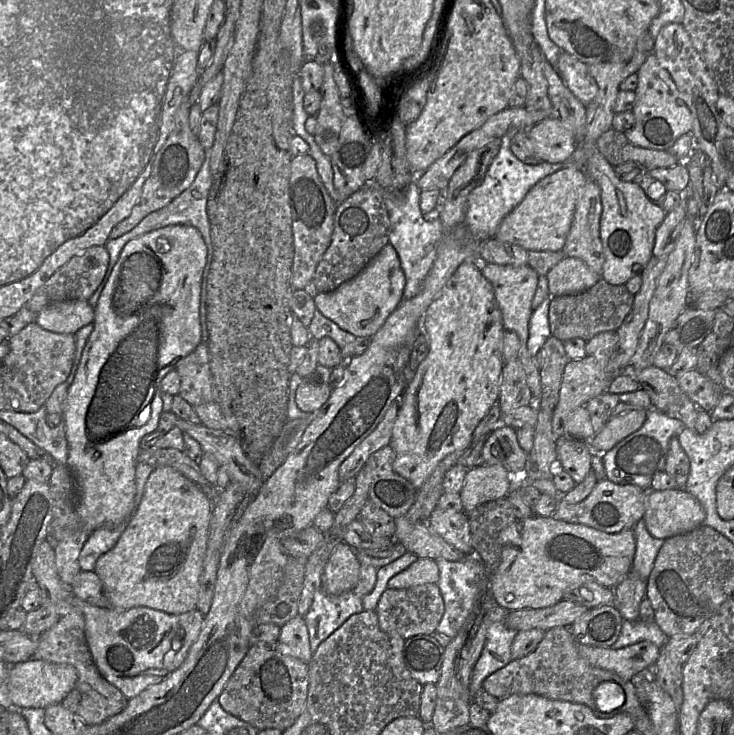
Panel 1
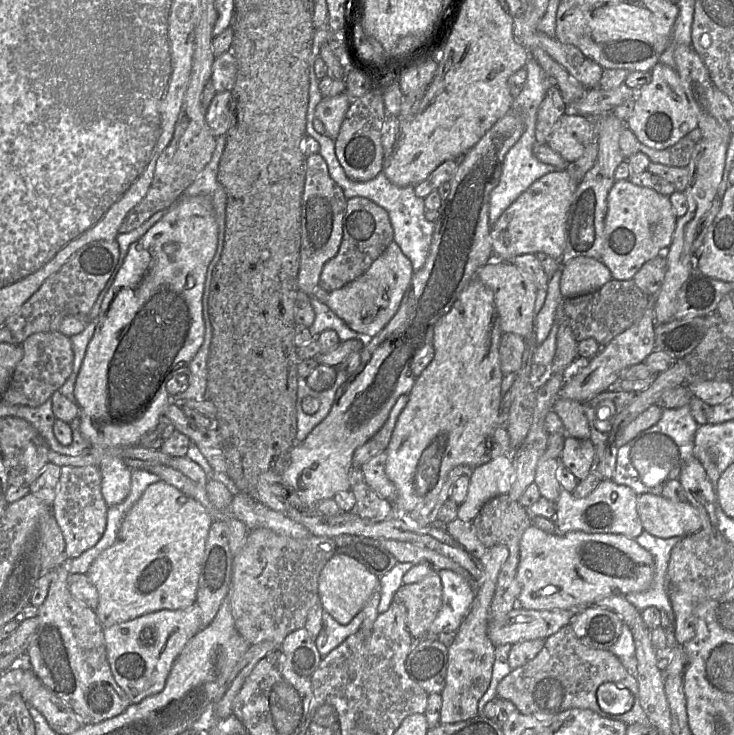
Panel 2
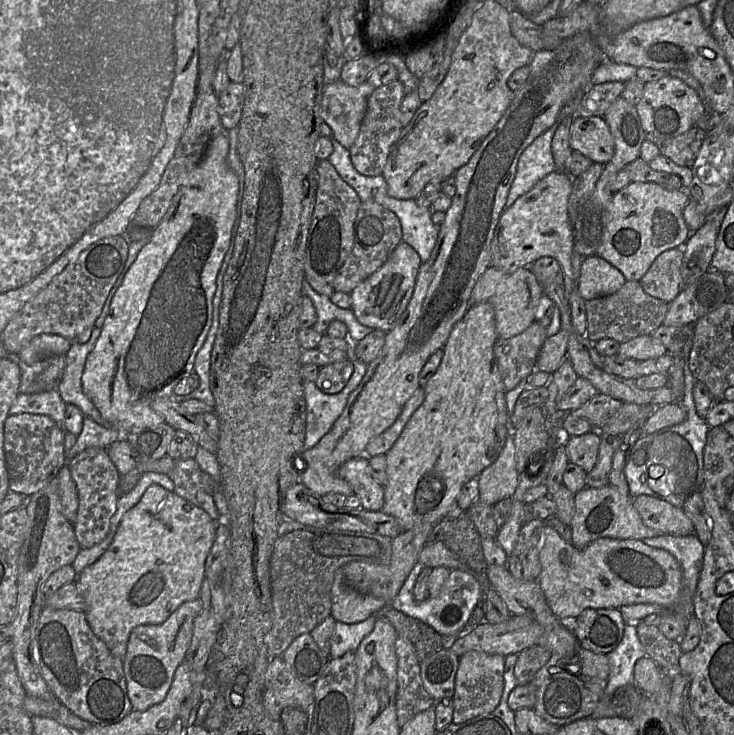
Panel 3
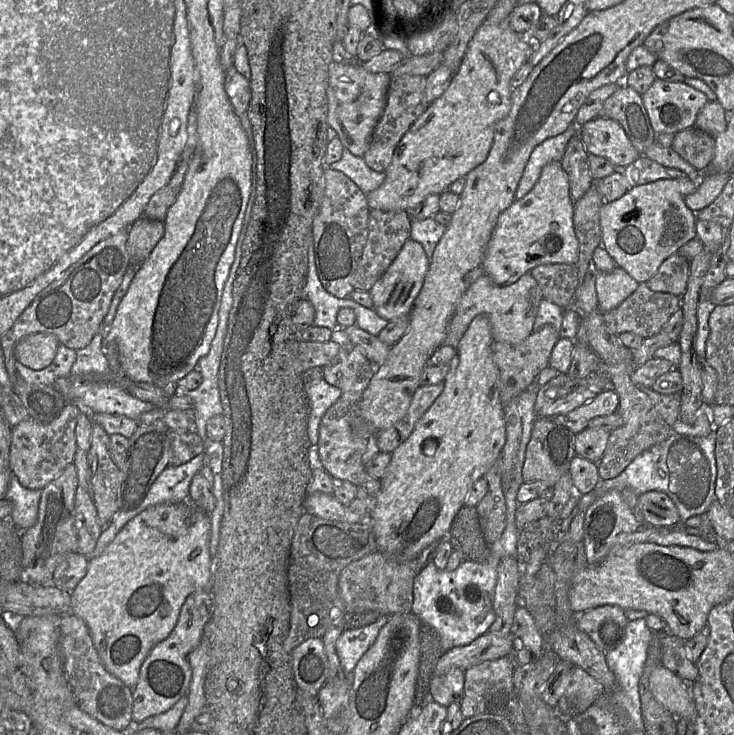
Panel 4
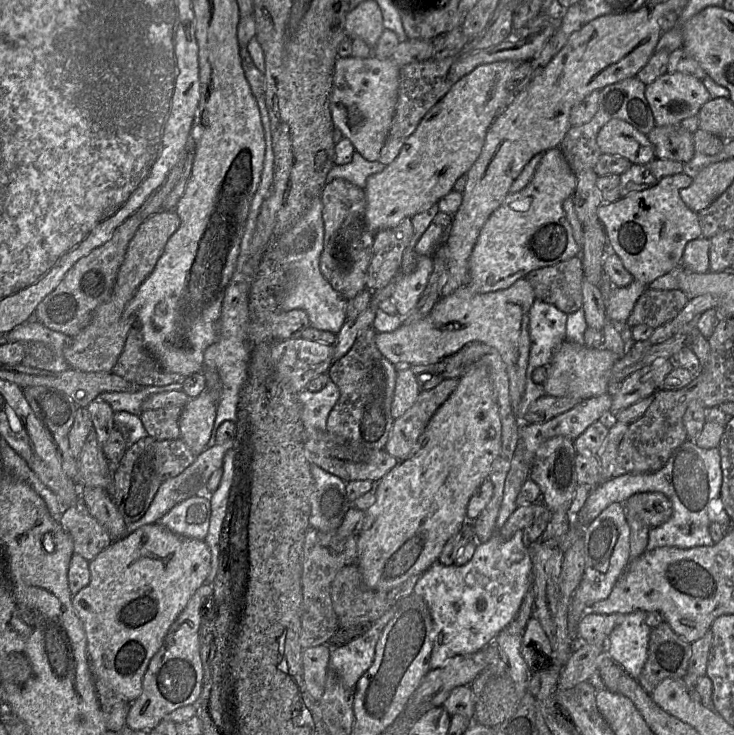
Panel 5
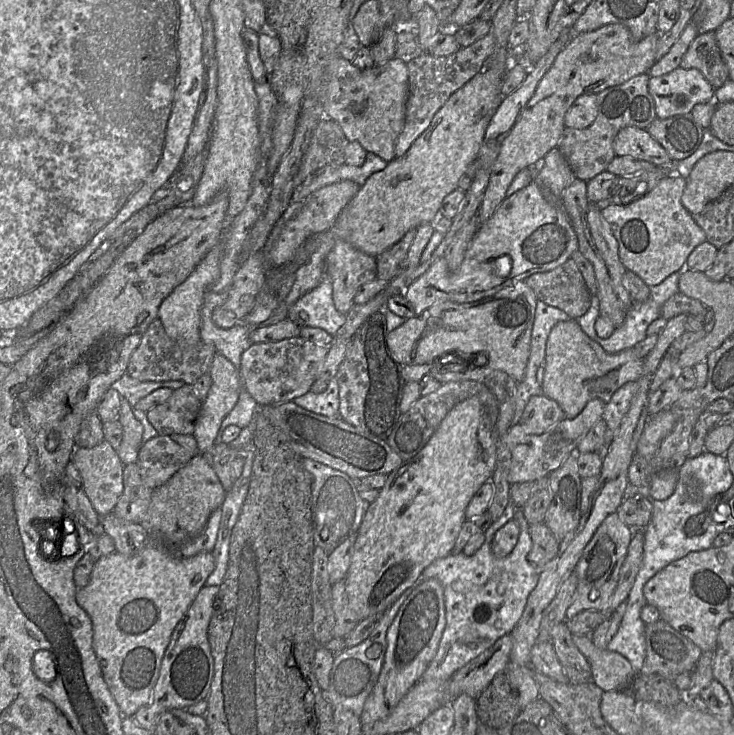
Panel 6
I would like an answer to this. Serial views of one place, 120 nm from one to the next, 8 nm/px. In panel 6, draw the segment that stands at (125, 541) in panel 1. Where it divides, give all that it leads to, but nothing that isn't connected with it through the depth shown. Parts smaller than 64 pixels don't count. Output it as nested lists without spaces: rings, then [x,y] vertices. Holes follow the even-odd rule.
[[[149,534],[146,545],[134,556],[125,556],[114,551],[96,560],[89,583],[76,591],[76,602],[92,621],[93,648],[103,678],[125,717],[133,717],[136,711],[150,700],[173,630],[215,568],[215,559],[211,552],[177,558],[169,553],[168,548],[169,545],[164,539]]]

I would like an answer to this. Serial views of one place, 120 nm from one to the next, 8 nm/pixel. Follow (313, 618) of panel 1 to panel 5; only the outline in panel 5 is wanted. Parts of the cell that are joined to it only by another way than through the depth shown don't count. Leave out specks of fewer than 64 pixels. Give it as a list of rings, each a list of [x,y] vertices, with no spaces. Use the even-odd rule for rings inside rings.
[[[393,605],[365,633],[345,645],[331,647],[330,670],[346,688],[354,691],[360,677],[371,666],[376,644],[396,611],[397,605]]]

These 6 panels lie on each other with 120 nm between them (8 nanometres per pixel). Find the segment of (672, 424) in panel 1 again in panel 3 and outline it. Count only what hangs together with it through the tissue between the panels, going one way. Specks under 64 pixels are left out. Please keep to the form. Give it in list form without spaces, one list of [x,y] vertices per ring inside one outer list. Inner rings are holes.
[[[683,391],[679,402],[675,403],[684,407],[685,421],[639,438],[631,449],[624,473],[632,498],[650,495],[682,508],[685,501],[700,492],[704,485],[703,452],[711,427],[698,416],[693,391]]]

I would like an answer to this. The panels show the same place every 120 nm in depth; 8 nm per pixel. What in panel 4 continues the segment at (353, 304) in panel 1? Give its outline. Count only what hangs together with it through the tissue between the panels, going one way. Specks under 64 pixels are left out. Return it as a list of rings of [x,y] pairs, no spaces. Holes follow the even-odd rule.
[[[409,238],[386,272],[369,290],[375,312],[389,322],[409,315],[414,301],[422,289],[429,263],[430,260],[422,245]]]

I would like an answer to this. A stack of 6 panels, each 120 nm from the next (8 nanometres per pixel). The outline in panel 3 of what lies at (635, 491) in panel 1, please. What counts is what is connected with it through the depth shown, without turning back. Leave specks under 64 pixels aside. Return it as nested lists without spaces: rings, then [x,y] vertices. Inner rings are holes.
[[[611,485],[600,488],[585,487],[574,494],[575,512],[569,524],[572,531],[572,545],[585,548],[598,538],[643,540],[648,537],[664,535],[647,527],[636,511],[631,496],[623,496]]]

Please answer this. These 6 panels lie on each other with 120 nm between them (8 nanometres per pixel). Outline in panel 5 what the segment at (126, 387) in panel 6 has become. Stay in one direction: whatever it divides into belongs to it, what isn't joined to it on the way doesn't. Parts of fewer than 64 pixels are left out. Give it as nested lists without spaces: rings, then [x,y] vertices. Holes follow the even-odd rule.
[[[173,383],[166,386],[143,386],[132,391],[107,391],[99,394],[96,398],[107,402],[114,412],[127,411],[134,415],[142,412],[143,401],[151,394],[182,390],[182,383]]]

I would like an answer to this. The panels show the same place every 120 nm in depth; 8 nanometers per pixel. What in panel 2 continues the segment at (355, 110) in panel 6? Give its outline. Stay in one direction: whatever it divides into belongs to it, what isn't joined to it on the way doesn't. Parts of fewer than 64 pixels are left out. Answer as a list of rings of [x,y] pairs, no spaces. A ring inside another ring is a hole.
[[[345,92],[332,97],[323,97],[318,103],[315,117],[322,121],[324,134],[332,140],[337,138],[350,104],[351,99]]]

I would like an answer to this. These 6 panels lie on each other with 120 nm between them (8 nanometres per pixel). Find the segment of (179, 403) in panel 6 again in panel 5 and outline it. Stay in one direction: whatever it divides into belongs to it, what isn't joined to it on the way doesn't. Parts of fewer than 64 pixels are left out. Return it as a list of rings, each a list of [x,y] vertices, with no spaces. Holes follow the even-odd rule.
[[[182,406],[145,410],[139,415],[148,435],[155,440],[180,438],[179,418]]]

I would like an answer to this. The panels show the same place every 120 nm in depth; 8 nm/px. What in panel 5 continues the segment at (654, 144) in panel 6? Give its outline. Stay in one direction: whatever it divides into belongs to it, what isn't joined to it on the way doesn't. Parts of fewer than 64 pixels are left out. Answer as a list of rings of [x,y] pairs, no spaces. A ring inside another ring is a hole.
[[[612,119],[599,131],[597,143],[603,154],[621,156],[633,164],[646,164],[656,159],[648,135],[621,119]]]

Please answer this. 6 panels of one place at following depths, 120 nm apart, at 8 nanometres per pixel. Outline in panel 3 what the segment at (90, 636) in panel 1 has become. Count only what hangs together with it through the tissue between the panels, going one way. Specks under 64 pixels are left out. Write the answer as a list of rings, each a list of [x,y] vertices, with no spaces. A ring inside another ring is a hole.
[[[198,598],[186,601],[163,623],[143,624],[131,631],[122,666],[132,710],[144,711],[164,700],[176,668],[185,660],[192,639],[194,619],[200,610],[201,602]]]

